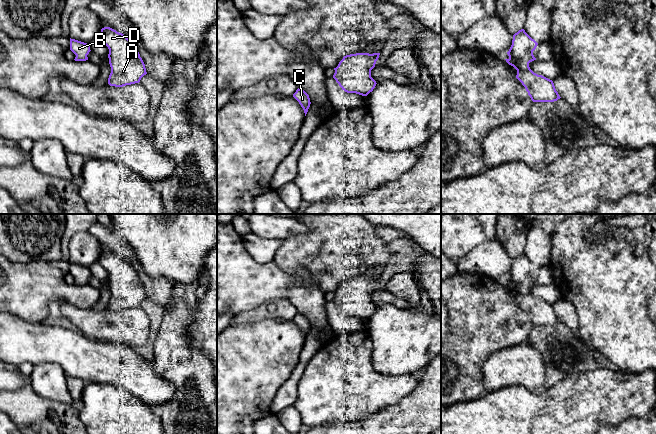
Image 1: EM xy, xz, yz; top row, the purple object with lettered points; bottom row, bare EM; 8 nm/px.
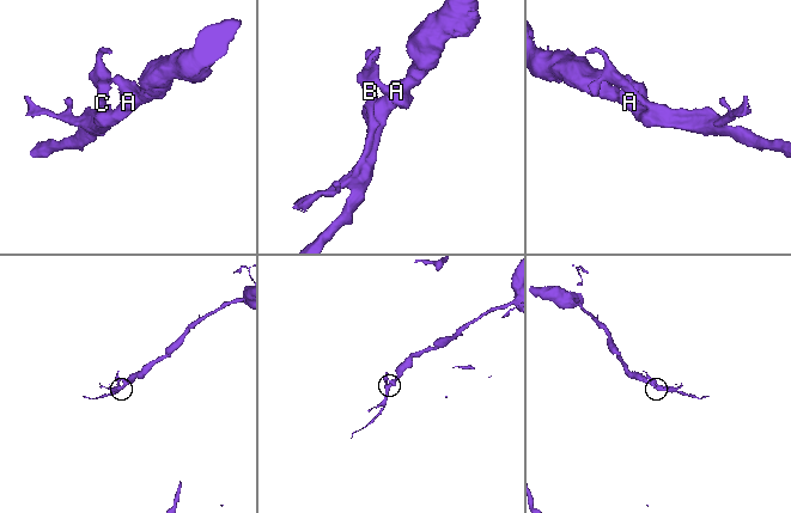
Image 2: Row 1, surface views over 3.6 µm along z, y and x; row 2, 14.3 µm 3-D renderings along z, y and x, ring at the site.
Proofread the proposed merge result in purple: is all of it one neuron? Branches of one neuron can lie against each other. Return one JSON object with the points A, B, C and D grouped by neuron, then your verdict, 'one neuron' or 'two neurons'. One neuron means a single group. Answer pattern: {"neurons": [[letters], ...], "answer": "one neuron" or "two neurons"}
{"neurons": [["A", "B", "C", "D"]], "answer": "one neuron"}

